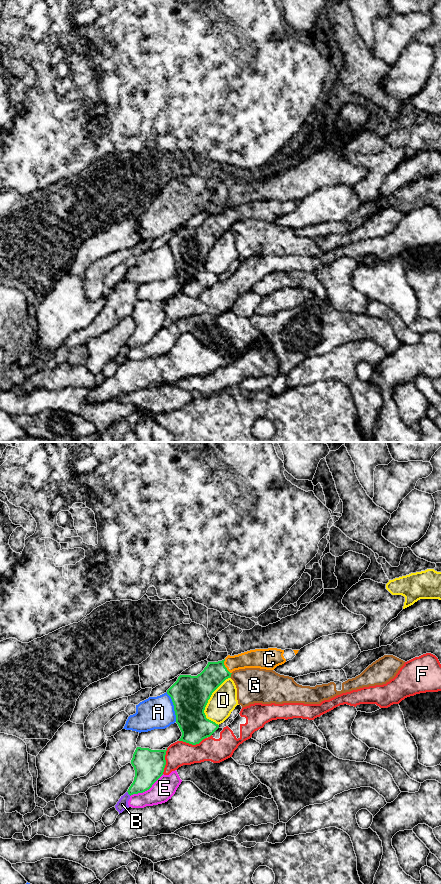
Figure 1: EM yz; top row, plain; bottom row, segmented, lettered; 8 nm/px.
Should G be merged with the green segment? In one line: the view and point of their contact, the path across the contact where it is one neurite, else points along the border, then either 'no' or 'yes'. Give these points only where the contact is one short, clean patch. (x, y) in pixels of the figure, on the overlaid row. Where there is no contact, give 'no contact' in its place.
meets green in yz at (230, 675); border along yz (232, 673), (229, 677); no

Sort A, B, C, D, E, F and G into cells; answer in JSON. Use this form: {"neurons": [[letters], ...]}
{"neurons": [["A"], ["B", "C"], ["D"], ["E"], ["F"], ["G"]]}

